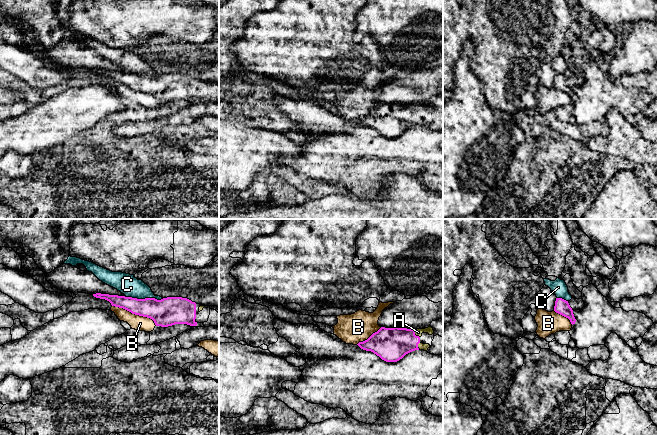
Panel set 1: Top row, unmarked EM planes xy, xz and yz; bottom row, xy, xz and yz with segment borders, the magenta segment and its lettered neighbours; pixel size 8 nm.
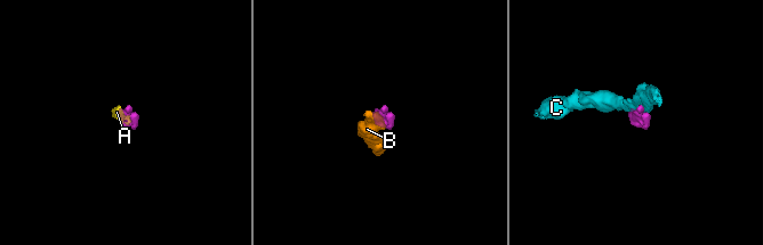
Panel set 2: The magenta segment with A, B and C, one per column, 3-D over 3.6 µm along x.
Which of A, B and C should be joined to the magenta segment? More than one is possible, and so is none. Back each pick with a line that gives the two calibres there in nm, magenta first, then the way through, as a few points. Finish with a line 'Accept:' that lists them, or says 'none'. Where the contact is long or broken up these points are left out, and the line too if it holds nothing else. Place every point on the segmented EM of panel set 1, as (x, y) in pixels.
A: 280/60 nm | across xz (391, 344), (408, 340), (414, 334), (418, 332)
Accept: A

